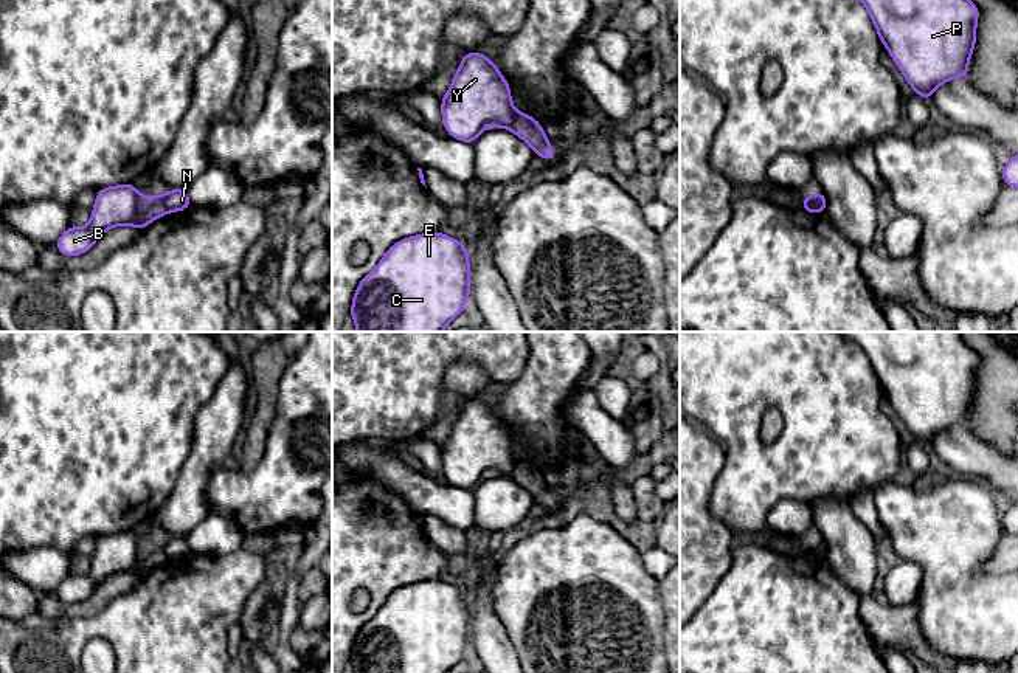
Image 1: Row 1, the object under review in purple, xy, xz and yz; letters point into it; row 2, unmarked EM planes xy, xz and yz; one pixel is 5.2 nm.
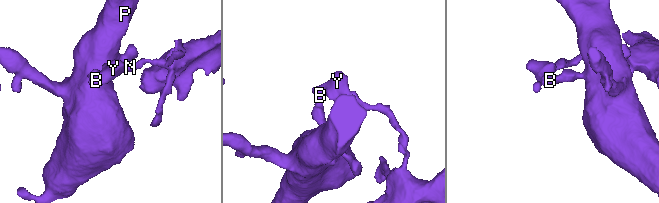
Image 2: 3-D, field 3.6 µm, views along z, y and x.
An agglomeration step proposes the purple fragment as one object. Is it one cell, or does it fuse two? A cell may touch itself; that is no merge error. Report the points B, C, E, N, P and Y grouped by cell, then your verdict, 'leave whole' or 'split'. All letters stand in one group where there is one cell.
B C E P Y / N; split

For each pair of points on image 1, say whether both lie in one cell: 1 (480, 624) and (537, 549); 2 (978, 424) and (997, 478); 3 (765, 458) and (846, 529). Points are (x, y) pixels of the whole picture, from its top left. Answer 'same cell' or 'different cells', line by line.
1: different cells
2: different cells
3: different cells

